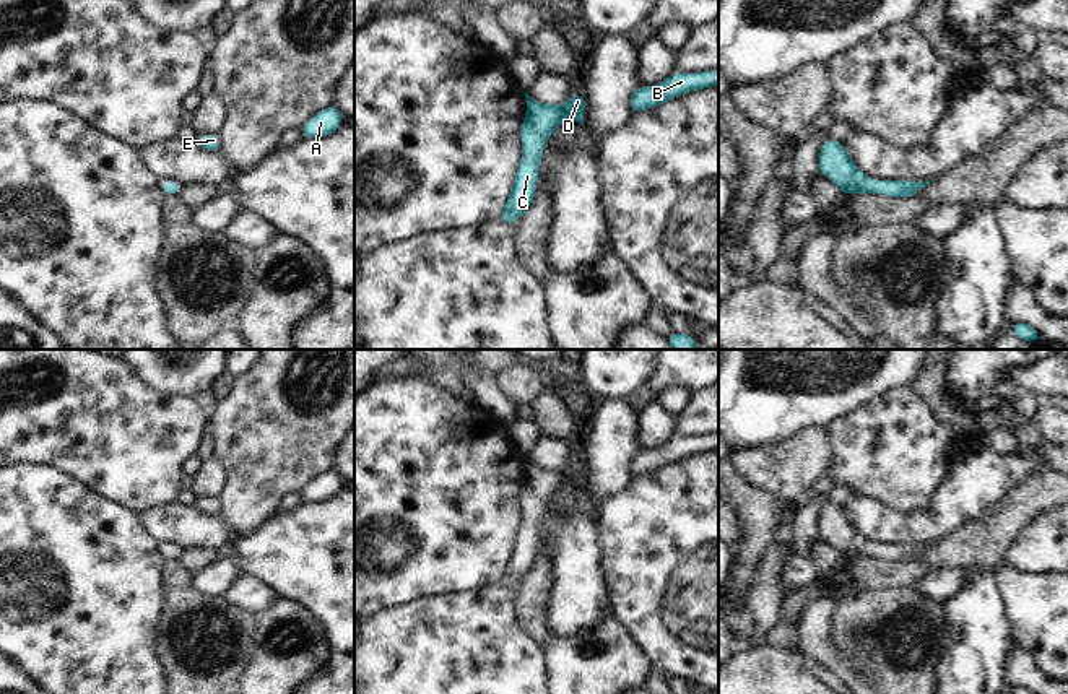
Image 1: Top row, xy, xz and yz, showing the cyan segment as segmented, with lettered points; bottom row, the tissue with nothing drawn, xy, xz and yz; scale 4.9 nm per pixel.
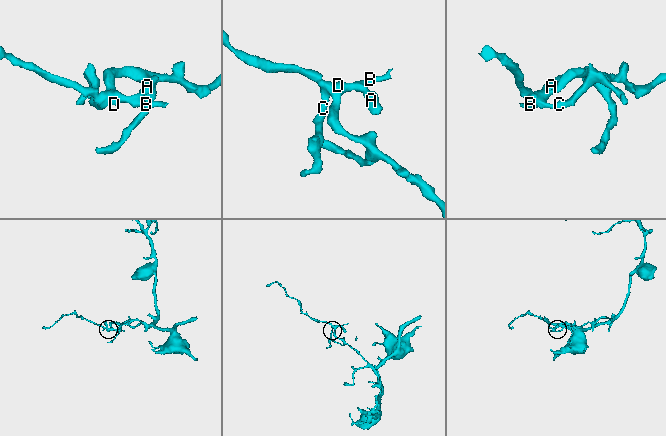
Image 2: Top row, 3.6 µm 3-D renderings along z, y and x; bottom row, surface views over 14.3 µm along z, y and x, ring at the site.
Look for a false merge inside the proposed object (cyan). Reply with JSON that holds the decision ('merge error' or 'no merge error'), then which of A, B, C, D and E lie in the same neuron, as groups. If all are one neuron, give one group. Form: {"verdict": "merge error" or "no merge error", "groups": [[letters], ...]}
{"verdict": "no merge error", "groups": [["A", "B", "C", "D", "E"]]}

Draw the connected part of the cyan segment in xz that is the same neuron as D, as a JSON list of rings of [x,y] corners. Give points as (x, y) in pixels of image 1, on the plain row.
[[[525,457],[525,463],[527,479],[520,494],[520,507],[525,514],[504,574],[497,582],[497,585],[510,590],[517,587],[535,564],[545,507],[564,484],[577,484],[584,489],[584,471],[587,466],[584,457],[572,458],[569,465],[561,470],[538,466],[532,463],[528,457]]]

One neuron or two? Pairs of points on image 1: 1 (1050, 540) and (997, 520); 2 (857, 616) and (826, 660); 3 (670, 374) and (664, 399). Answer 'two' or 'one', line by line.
1: two
2: two
3: two

